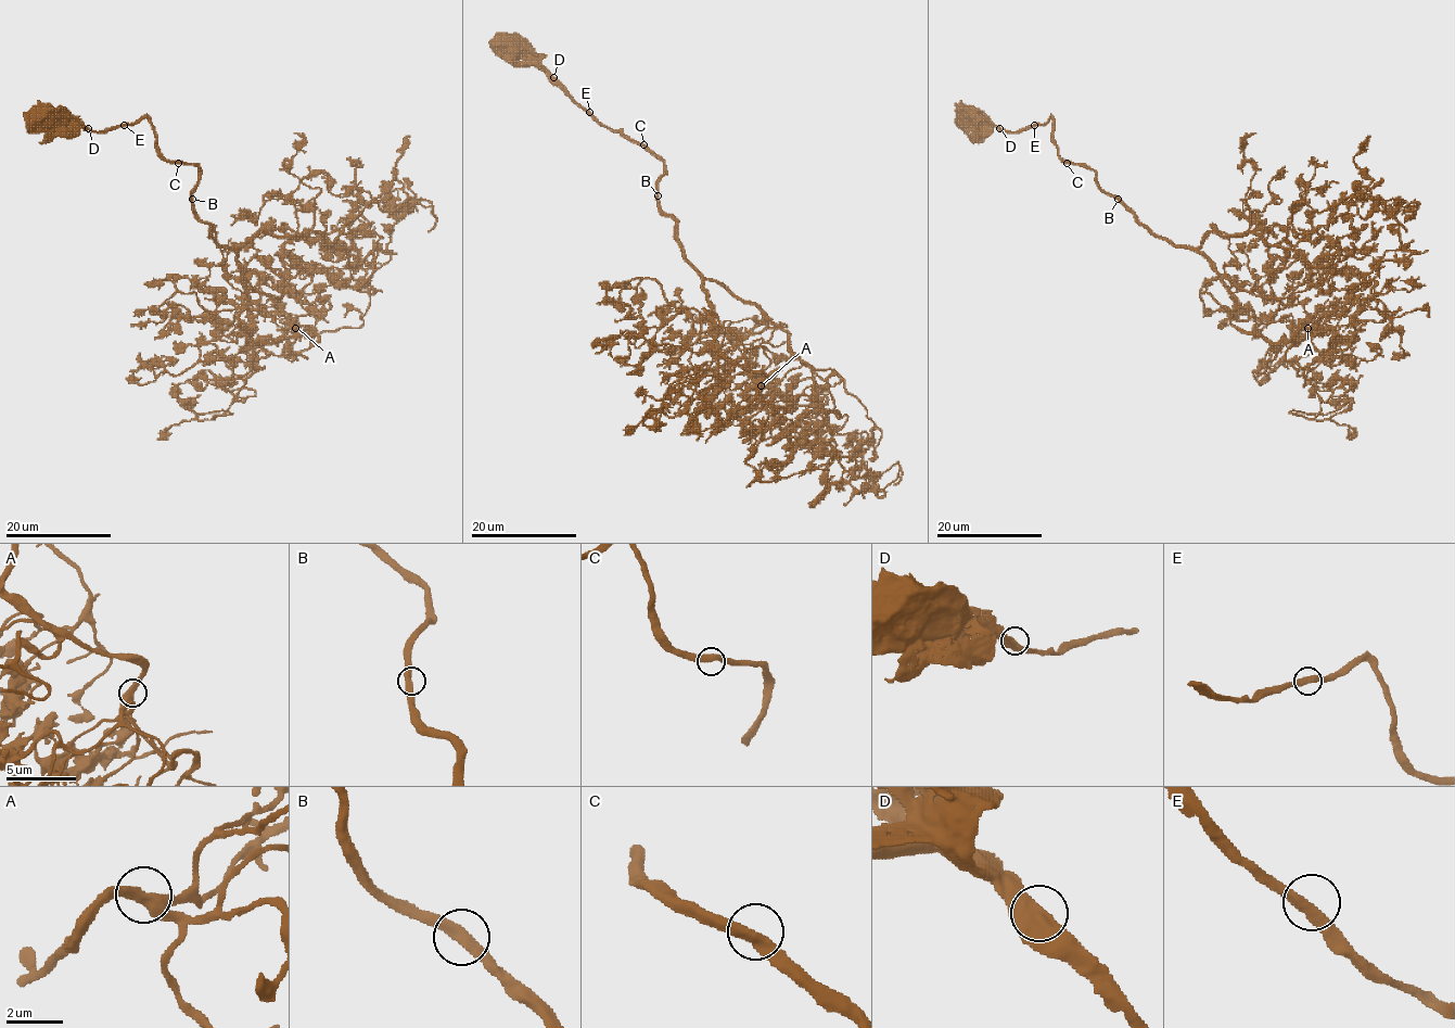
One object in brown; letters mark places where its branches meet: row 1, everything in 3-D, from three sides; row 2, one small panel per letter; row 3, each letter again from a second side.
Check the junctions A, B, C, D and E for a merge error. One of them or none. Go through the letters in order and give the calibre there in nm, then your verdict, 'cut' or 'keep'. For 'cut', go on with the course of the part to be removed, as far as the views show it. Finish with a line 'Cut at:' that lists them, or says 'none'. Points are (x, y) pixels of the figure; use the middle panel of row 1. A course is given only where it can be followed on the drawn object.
A: 400 nm | keep
B: 420 nm | keep
C: 420 nm | keep
D: 420 nm | keep
E: 400 nm | keep
Cut at: none

